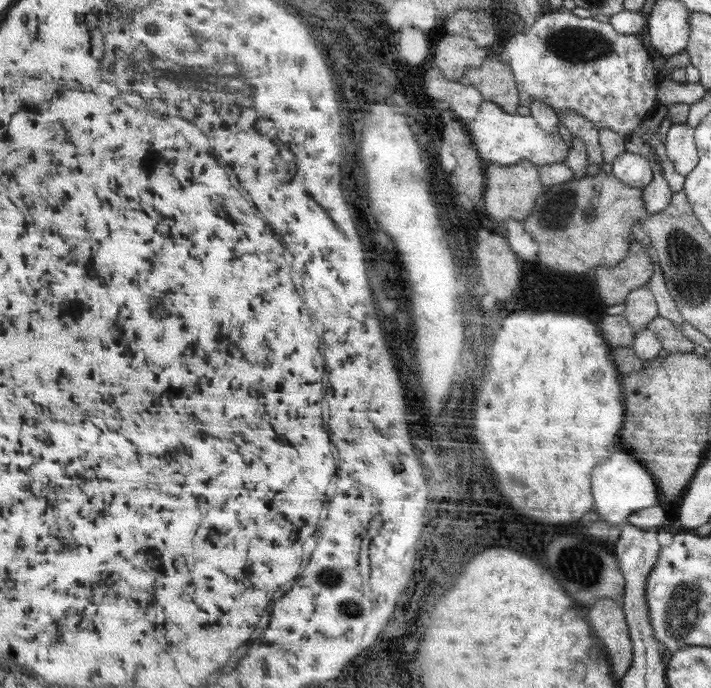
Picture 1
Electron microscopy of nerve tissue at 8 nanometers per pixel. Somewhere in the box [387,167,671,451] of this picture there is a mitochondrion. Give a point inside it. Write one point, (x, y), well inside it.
(556, 213)

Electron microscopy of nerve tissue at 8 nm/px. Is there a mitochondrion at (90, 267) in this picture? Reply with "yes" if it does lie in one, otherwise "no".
no

